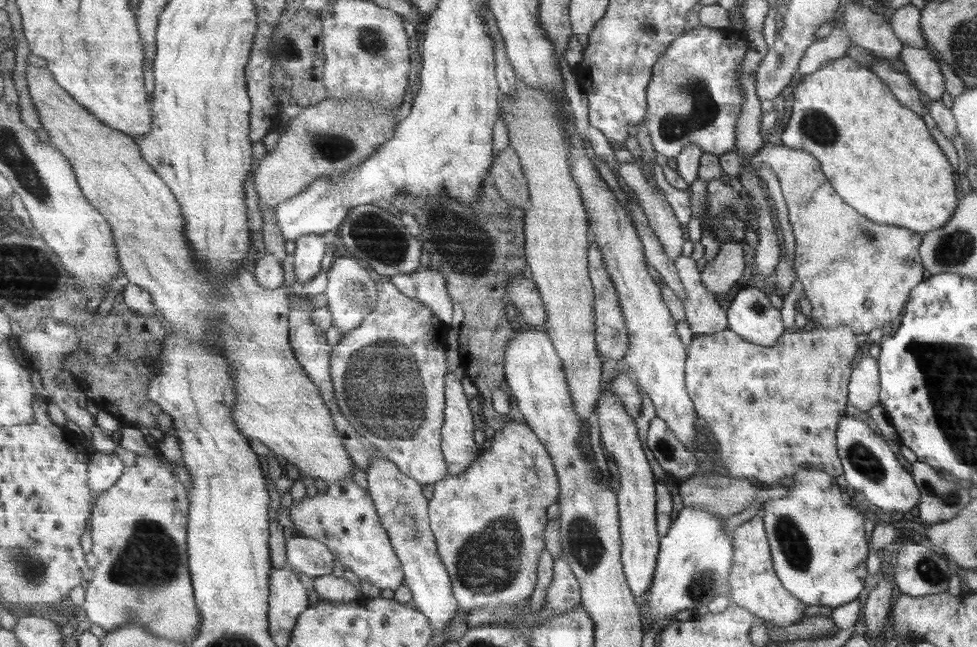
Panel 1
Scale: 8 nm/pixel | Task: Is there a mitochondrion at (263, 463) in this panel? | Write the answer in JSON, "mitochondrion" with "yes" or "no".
{"mitochondrion":"no"}

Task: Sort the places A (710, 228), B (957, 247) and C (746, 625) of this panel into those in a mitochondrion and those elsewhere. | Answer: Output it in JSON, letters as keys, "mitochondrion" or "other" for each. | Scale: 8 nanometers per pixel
{"A":"other","B":"mitochondrion","C":"other"}

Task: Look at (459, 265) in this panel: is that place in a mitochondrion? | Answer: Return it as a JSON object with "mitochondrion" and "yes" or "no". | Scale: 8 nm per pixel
{"mitochondrion":"yes"}

